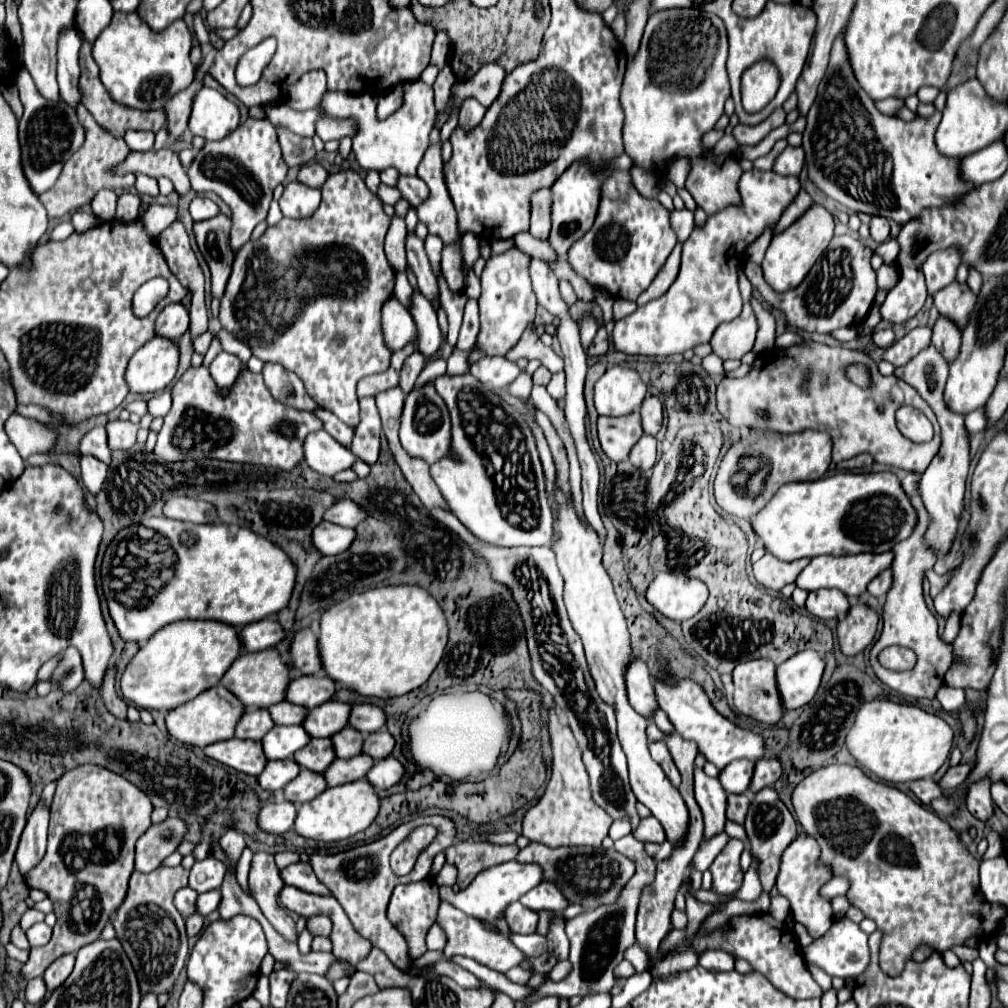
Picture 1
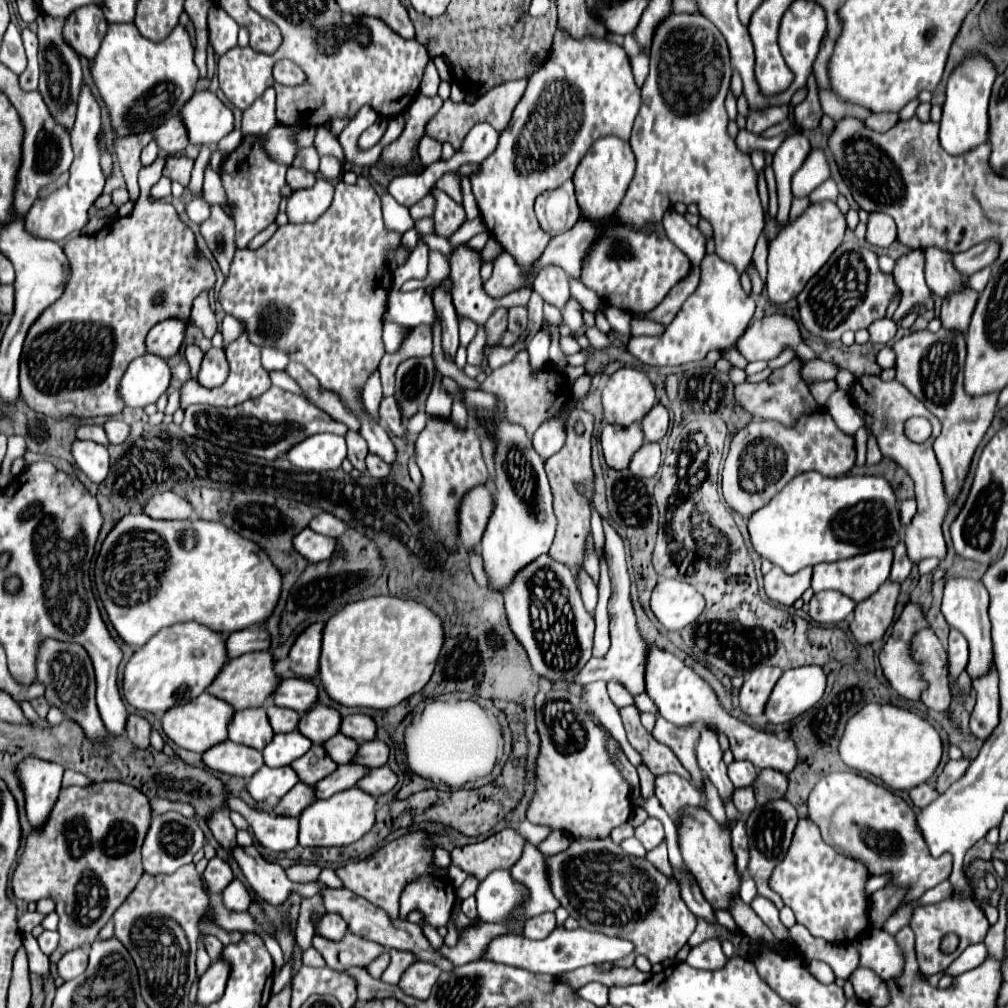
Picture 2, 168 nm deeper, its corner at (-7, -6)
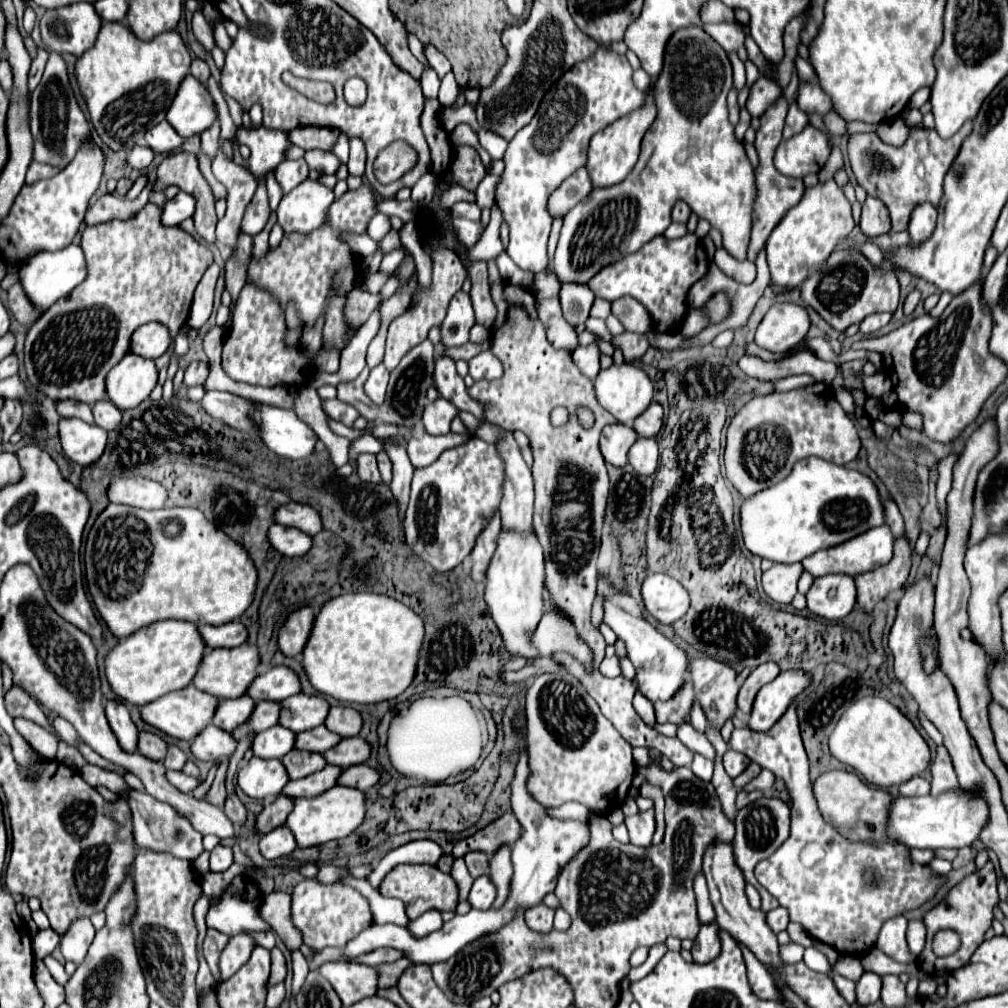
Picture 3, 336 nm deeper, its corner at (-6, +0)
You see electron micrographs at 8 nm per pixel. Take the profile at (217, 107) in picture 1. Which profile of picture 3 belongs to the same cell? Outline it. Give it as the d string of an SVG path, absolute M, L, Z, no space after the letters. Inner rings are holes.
M187 75L167 111L167 121L183 137L193 137L217 121L217 107L207 87L193 75Z

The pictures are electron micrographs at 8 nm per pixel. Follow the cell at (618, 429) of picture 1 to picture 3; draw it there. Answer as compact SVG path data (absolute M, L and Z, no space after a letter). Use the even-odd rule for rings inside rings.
M611 423L605 425L601 431L601 453L607 463L615 467L625 467L627 465L627 451L635 443L637 433L631 425L623 423Z

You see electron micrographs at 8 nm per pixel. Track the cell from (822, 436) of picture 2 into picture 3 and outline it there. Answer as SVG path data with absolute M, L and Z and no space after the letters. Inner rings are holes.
M815 383L795 391L751 399L727 429L725 473L733 487L747 499L785 479L791 467L803 457L815 455L835 465L847 465L857 457L859 449L857 429L835 401L833 389Z

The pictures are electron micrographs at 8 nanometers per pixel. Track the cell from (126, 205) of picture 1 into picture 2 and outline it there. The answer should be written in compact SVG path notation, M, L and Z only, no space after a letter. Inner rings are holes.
M140 133L136 137L124 137L124 141L114 141L116 147L116 157L120 163L120 169L124 173L128 191L130 191L130 199L136 201L138 199L138 171L140 171L140 153L142 149L152 141L152 133Z

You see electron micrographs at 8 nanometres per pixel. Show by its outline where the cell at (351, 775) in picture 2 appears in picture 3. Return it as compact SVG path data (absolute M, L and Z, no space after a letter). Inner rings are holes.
M327 765L325 769L317 771L315 775L309 775L309 777L297 779L297 781L289 781L287 787L283 789L283 795L295 797L295 799L297 797L317 797L319 793L325 793L327 789L335 787L337 779L343 771L345 771L343 767Z

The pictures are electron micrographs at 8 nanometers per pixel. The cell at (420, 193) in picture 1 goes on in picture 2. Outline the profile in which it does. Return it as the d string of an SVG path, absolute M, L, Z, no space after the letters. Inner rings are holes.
M438 189L432 191L436 197L436 213L434 213L434 233L440 237L452 237L462 223L466 221L464 207L450 199L446 193L440 193Z

